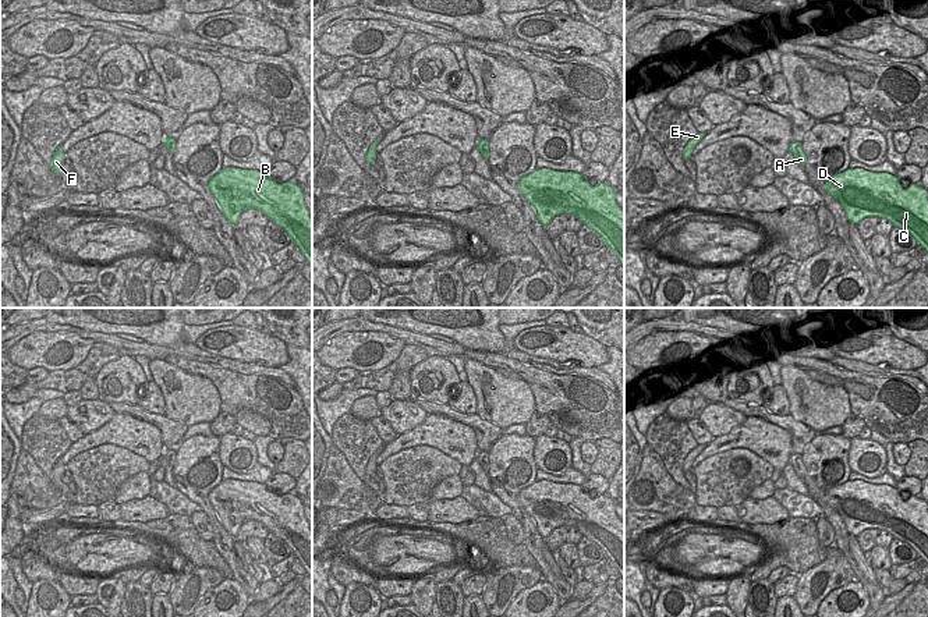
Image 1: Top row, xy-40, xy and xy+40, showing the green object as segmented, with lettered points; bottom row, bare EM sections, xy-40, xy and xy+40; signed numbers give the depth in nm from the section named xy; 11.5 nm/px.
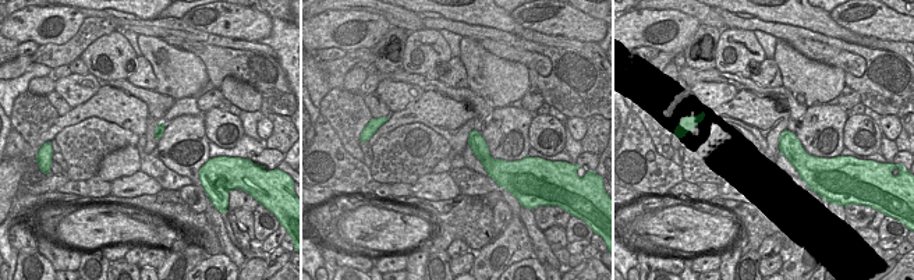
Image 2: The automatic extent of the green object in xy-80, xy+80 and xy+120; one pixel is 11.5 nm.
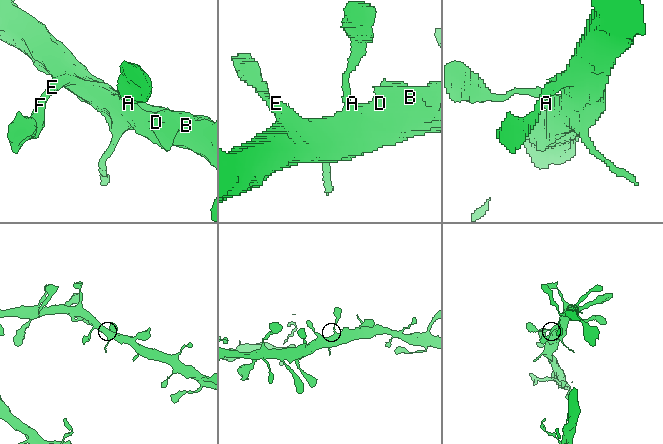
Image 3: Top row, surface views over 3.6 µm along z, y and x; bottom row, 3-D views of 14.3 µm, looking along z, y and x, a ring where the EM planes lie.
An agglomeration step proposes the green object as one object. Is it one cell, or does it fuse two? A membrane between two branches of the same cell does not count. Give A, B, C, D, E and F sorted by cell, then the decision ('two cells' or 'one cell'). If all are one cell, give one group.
A B C D E F | one cell

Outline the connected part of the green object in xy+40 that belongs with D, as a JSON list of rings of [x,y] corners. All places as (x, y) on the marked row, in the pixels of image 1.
[[[847,169],[825,181],[825,191],[844,209],[849,223],[882,217],[910,233],[928,252],[928,191],[920,182],[903,188],[896,175]]]

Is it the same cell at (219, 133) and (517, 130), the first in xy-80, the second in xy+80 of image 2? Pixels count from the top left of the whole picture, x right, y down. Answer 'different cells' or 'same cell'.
different cells

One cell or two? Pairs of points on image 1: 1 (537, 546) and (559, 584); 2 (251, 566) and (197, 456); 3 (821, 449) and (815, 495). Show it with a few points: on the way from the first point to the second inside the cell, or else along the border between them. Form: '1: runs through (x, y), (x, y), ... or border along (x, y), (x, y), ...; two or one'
1: runs through (538, 556), (549, 575); one
2: border along (244, 567), (258, 584); two
3: runs through (821, 460), (818, 483); one

